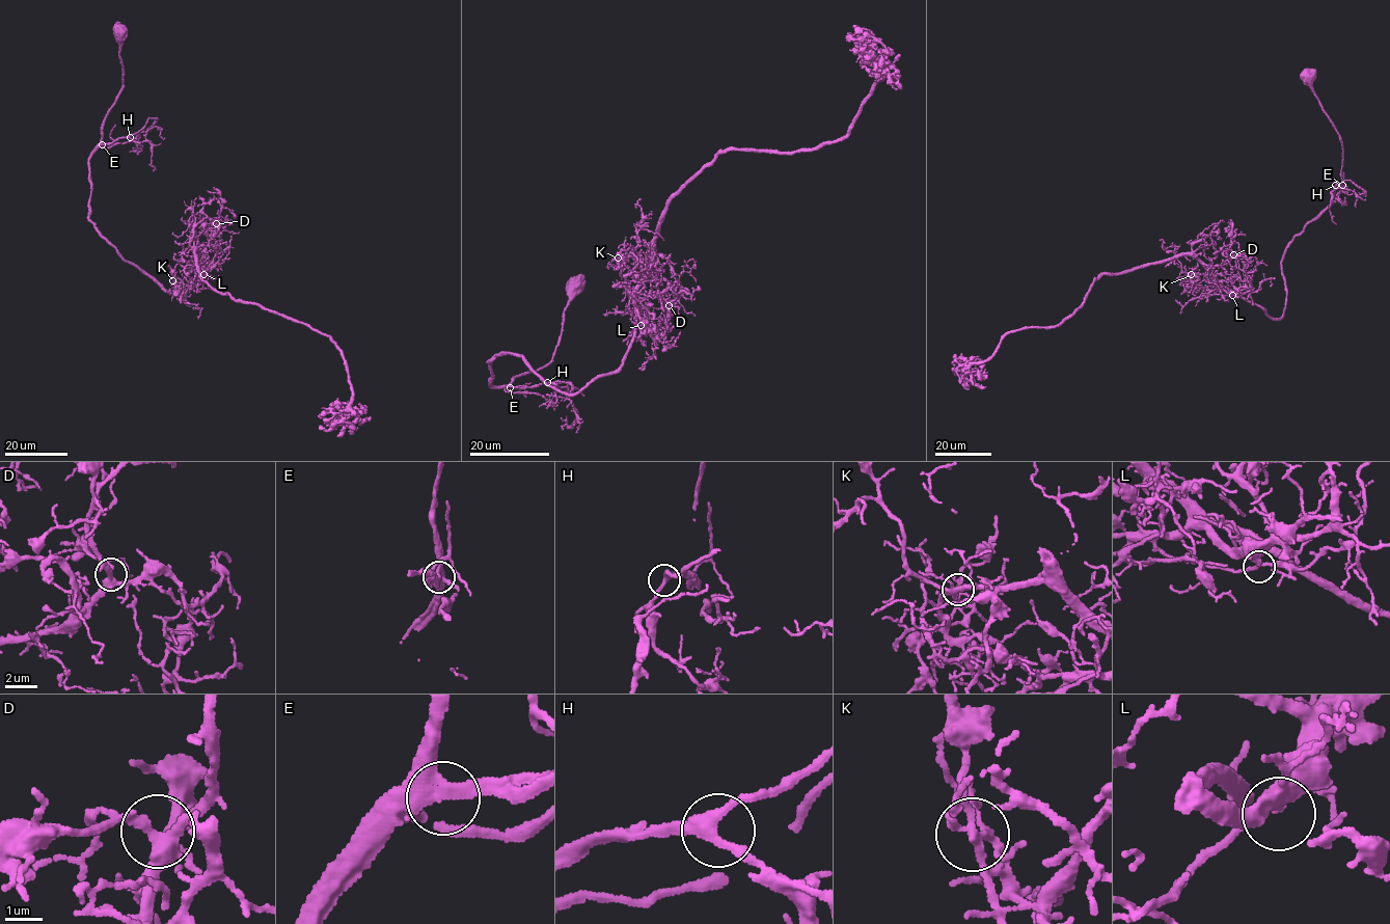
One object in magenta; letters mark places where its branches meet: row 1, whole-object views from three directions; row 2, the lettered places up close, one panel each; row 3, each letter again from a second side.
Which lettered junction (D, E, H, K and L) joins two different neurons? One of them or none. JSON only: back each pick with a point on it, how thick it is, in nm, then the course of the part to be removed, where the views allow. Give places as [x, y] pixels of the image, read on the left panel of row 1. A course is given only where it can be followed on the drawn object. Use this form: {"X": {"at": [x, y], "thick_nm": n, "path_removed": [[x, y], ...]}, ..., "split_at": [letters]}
{"split_at": []}

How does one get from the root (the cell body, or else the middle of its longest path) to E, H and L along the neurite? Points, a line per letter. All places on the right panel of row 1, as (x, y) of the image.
E: (1312, 77), (1312, 90), (1340, 139), (1342, 185)
H: (1312, 77), (1312, 90), (1341, 142), (1342, 185), (1335, 185)
L: (1312, 77), (1312, 90), (1340, 139), (1342, 189), (1286, 248), (1281, 318), (1274, 319), (1232, 295)

